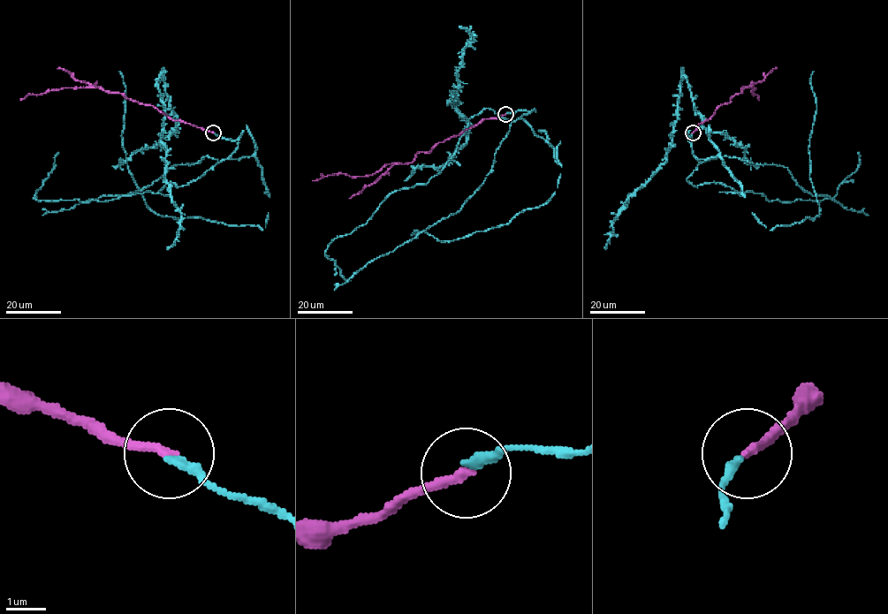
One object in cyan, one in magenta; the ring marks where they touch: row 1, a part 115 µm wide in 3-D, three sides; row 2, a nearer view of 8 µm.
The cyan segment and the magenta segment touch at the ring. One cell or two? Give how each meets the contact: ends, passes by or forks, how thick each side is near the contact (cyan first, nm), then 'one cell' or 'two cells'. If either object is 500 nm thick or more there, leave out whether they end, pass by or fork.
cyan ends; magenta ends; calibres 240 and 220 nm; one cell

